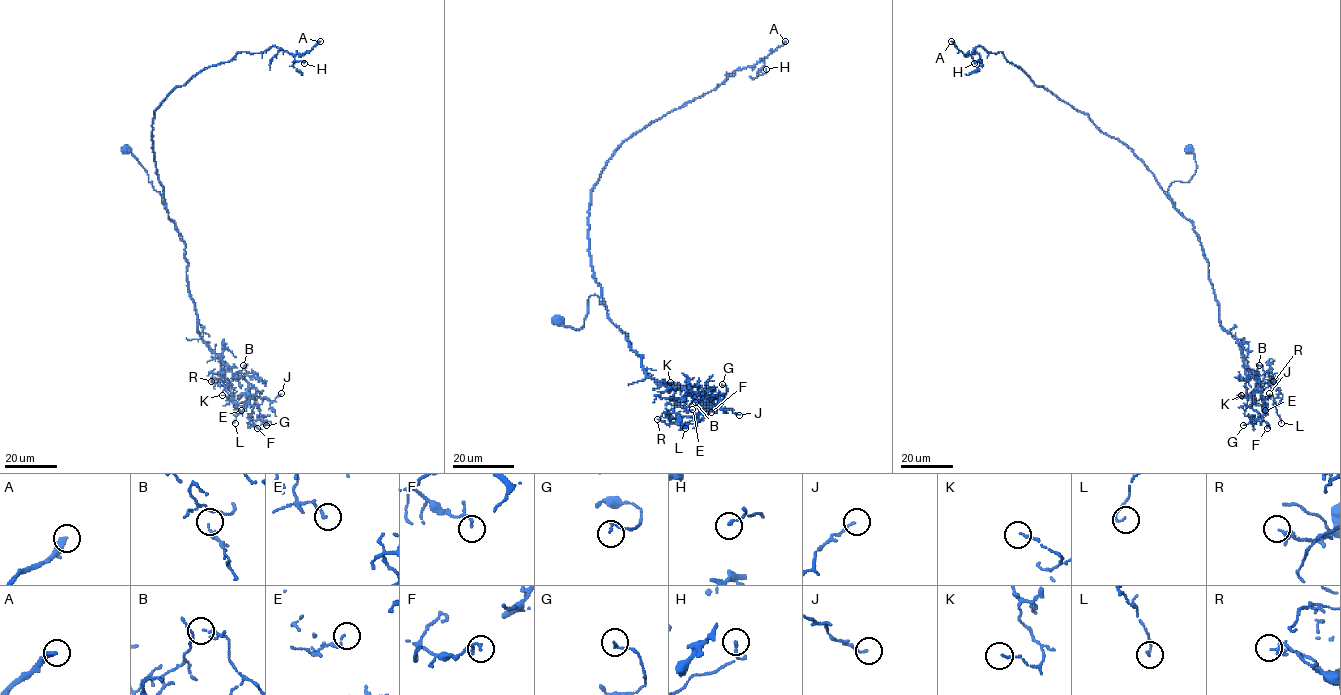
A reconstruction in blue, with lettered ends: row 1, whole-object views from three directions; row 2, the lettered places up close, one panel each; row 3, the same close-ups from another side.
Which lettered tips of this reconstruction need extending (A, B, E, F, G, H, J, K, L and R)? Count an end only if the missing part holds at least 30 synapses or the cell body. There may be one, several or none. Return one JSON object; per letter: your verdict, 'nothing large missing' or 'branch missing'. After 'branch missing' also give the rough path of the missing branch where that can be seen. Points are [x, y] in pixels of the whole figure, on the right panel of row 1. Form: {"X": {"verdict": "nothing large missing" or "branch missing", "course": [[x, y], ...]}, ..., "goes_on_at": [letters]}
{"A": {"verdict": "branch missing", "course": [[951, 41], [932, 42], [922, 33], [928, 51], [946, 68], [950, 56]]}, "B": {"verdict": "nothing large missing"}, "E": {"verdict": "nothing large missing"}, "F": {"verdict": "nothing large missing"}, "G": {"verdict": "nothing large missing"}, "H": {"verdict": "nothing large missing"}, "J": {"verdict": "nothing large missing"}, "K": {"verdict": "nothing large missing"}, "L": {"verdict": "nothing large missing"}, "R": {"verdict": "nothing large missing"}, "goes_on_at": ["A"]}

